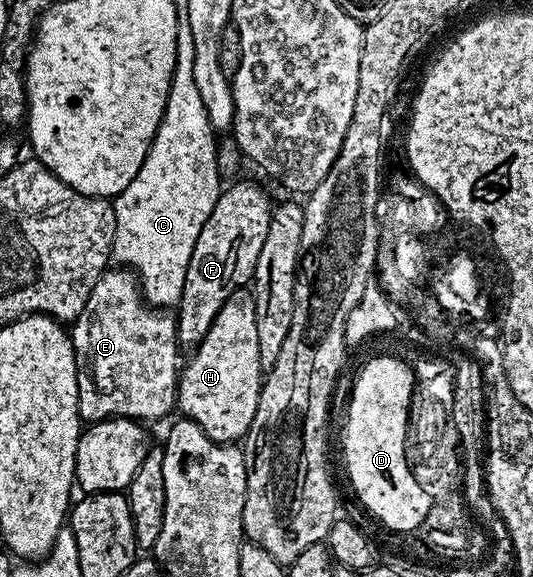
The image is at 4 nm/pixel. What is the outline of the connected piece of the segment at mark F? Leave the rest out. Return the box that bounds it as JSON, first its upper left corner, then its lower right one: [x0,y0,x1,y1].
[176,183,272,349]

